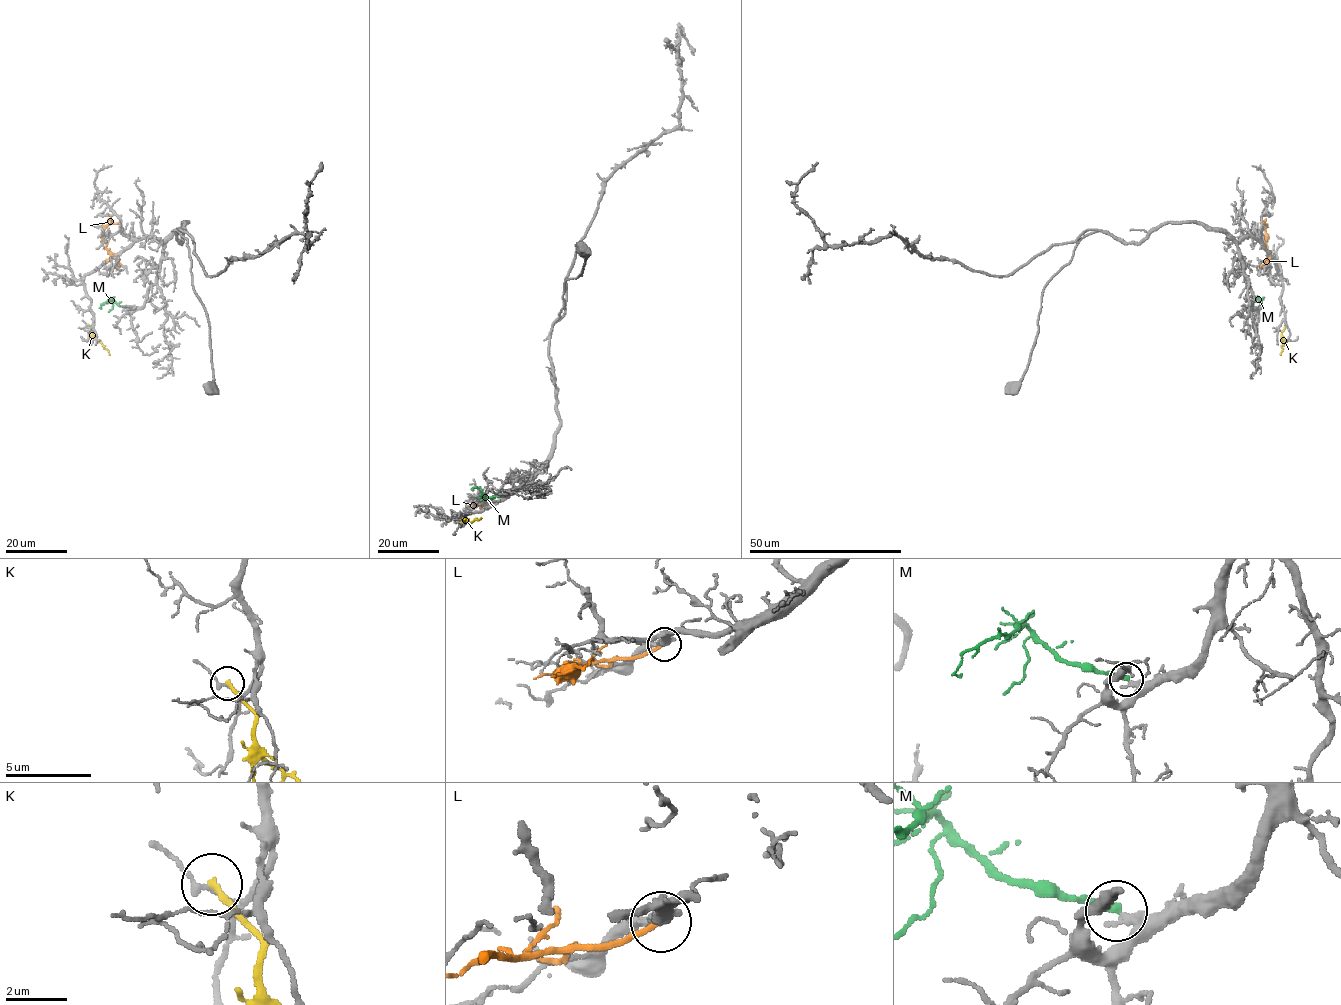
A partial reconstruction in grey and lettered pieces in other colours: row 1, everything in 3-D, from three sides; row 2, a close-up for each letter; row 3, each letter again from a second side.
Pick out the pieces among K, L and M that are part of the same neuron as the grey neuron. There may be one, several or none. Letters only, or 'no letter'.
M

